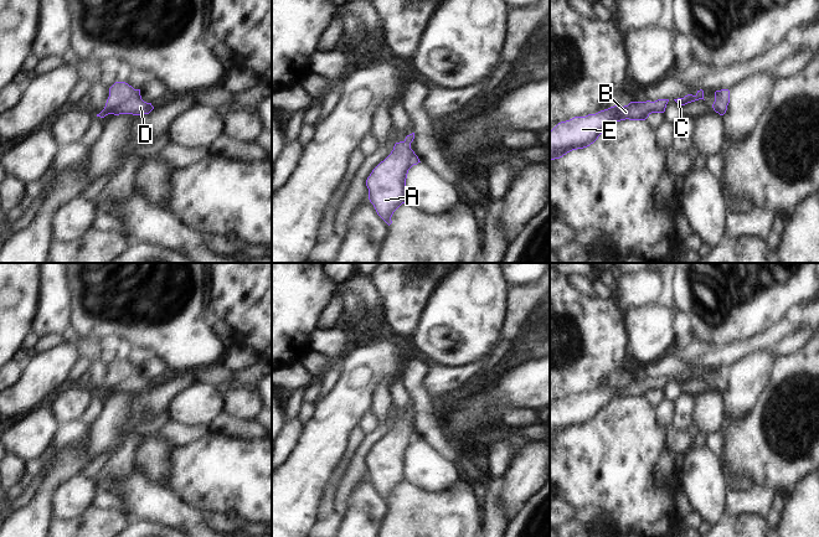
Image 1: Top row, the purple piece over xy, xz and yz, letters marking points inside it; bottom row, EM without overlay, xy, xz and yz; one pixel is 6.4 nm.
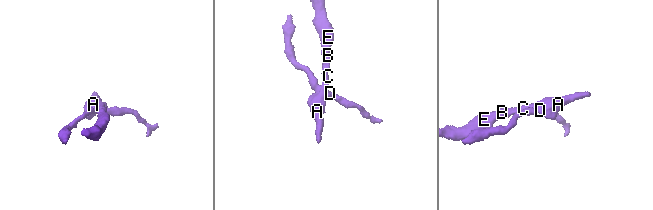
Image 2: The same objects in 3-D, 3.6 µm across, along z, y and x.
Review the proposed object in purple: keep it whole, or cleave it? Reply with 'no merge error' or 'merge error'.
merge error

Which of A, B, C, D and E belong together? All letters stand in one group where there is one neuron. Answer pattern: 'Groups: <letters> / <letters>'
Groups: A B C E / D.

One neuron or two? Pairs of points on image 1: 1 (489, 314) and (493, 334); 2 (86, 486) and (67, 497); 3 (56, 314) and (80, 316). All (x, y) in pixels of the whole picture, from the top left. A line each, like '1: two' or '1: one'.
1: one
2: one
3: two

